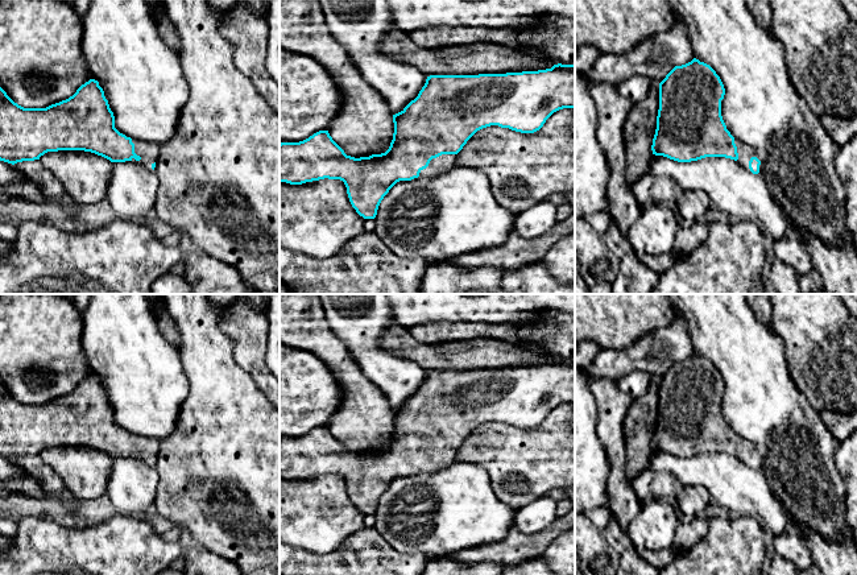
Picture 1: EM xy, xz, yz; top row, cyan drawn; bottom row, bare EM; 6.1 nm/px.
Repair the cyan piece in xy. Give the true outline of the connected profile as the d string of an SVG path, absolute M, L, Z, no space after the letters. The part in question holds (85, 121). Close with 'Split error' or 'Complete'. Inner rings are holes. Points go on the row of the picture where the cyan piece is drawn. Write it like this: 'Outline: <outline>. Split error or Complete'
Outline: M95 79L82 84L69 99L46 108L24 108L0 87L0 161L15 165L40 160L47 152L84 150L111 162L134 161L154 170L160 149L157 142L127 137L115 128L113 112Z. Split error

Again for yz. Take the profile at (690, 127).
Outline: M694 58L675 66L659 83L653 154L678 162L725 157L753 174L762 173L754 149L726 129L721 116L724 95L724 84L709 65Z. Split error

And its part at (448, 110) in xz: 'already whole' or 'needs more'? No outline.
needs more

